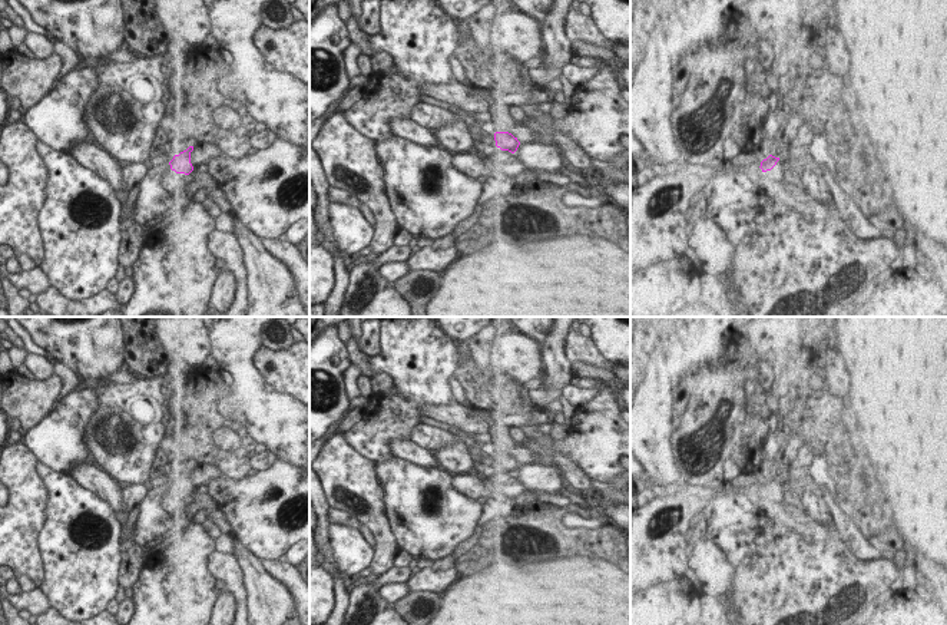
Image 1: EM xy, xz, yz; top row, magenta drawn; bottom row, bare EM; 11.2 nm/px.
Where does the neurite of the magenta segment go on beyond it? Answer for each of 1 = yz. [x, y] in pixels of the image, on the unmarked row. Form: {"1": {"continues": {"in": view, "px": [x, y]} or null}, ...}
{"1": {"continues": {"in": "yz", "px": [778, 493]}}}

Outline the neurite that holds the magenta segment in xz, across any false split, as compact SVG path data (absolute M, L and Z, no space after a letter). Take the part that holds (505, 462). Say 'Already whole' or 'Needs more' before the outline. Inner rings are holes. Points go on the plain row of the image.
Already whole. M496 453L494 462L496 462L497 469L500 469L501 472L509 472L511 474L514 474L517 472L519 466L520 466L517 459L514 459L509 453Z

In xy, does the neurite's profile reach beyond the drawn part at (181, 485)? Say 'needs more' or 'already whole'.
needs more

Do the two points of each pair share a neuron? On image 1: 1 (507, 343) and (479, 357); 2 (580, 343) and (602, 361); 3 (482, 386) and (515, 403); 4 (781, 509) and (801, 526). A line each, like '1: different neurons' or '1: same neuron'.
1: different neurons
2: same neuron
3: same neuron
4: same neuron

